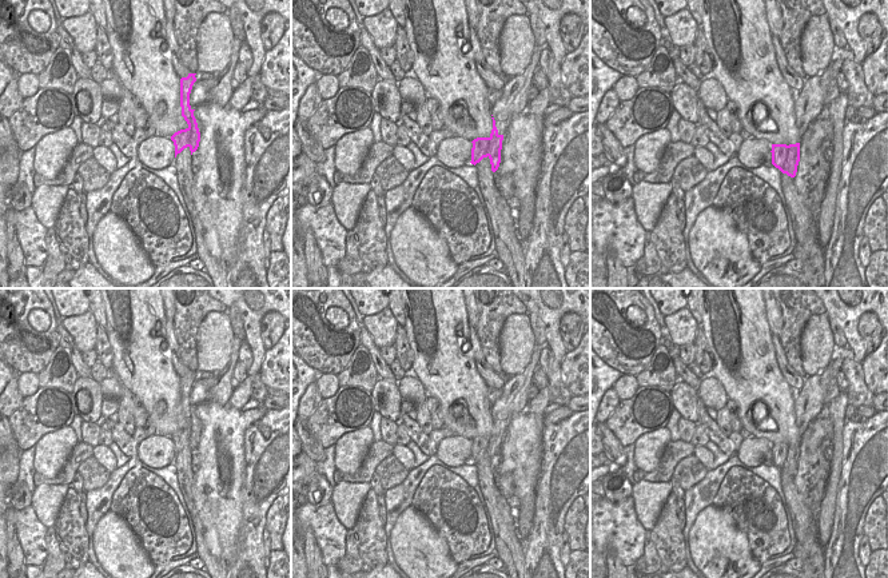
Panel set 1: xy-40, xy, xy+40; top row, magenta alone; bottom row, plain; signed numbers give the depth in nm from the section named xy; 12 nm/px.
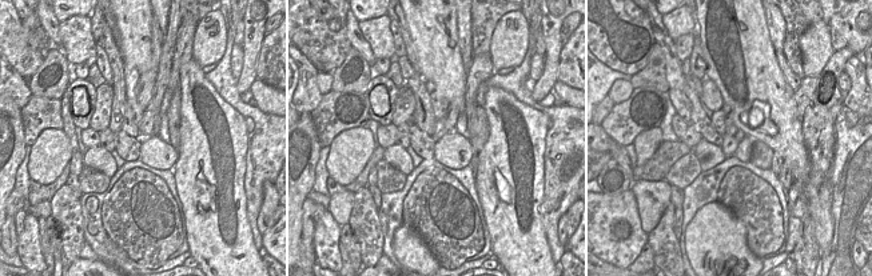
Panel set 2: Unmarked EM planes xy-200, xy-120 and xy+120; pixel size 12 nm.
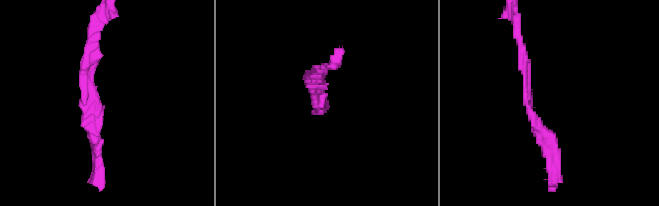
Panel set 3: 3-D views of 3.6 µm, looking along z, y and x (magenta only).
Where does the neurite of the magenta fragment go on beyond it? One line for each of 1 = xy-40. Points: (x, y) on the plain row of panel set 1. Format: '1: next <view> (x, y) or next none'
1: next none

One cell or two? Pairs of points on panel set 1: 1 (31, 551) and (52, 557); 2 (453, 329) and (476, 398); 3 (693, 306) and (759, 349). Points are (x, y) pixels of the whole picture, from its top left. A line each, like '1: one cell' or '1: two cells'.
1: two cells
2: one cell
3: two cells

